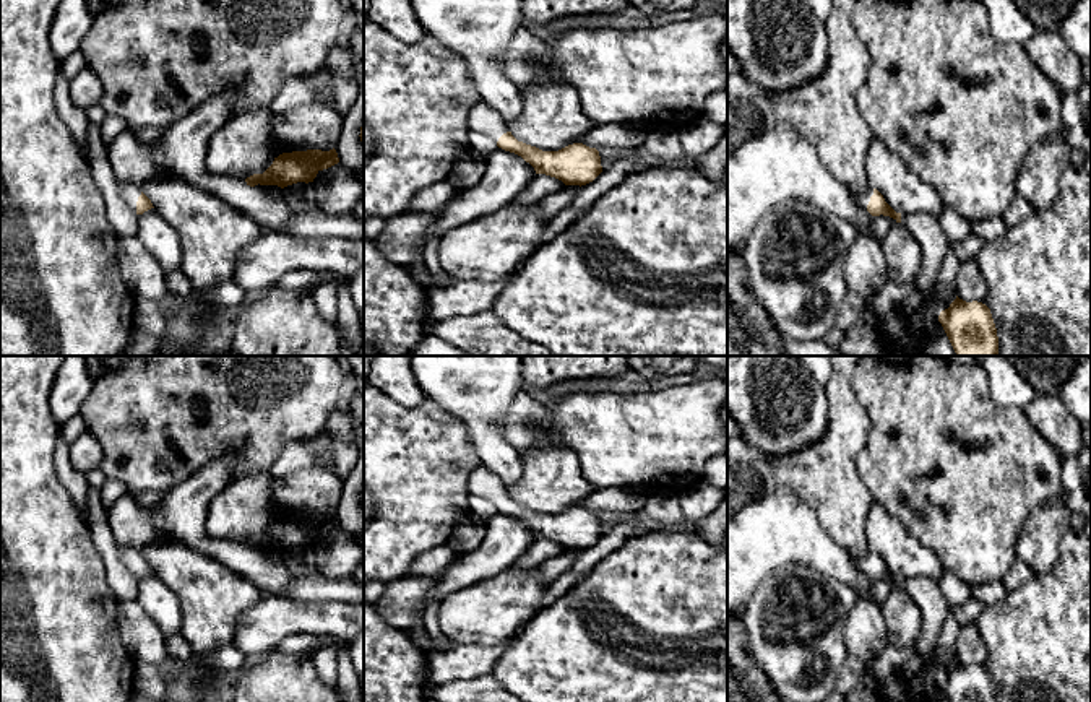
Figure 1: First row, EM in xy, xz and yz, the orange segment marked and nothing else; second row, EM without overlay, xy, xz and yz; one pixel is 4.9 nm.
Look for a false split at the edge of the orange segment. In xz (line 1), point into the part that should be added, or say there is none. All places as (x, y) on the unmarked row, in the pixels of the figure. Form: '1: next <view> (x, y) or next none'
1: next xz (481, 481)

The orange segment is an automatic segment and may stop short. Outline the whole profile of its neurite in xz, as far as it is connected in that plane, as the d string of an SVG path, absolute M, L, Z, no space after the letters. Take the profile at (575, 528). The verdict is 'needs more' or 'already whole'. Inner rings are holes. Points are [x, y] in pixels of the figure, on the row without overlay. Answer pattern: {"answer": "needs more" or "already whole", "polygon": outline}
{"answer": "needs more", "polygon": "M484 465L469 473L468 489L471 494L490 500L498 512L521 520L534 531L536 538L555 541L565 549L586 549L602 536L596 512L573 507L558 515L542 515L518 505L502 479Z"}

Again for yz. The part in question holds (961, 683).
{"answer": "already whole", "polygon": "M956 660L938 679L948 702L998 702L990 673L977 665L966 666Z"}

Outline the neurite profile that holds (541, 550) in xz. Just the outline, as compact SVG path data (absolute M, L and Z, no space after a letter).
M536 538L533 546L511 566L516 572L526 572L539 567L544 561L563 552L565 548L546 538Z

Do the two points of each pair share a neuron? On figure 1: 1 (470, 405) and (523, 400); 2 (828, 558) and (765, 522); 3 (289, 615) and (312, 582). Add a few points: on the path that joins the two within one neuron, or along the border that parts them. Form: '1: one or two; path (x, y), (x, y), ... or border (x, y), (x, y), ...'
1: two; border (521, 387), (502, 418), (502, 431), (507, 439)
2: one; path (812, 546), (781, 528)
3: two; border (286, 597), (296, 600), (338, 600)

